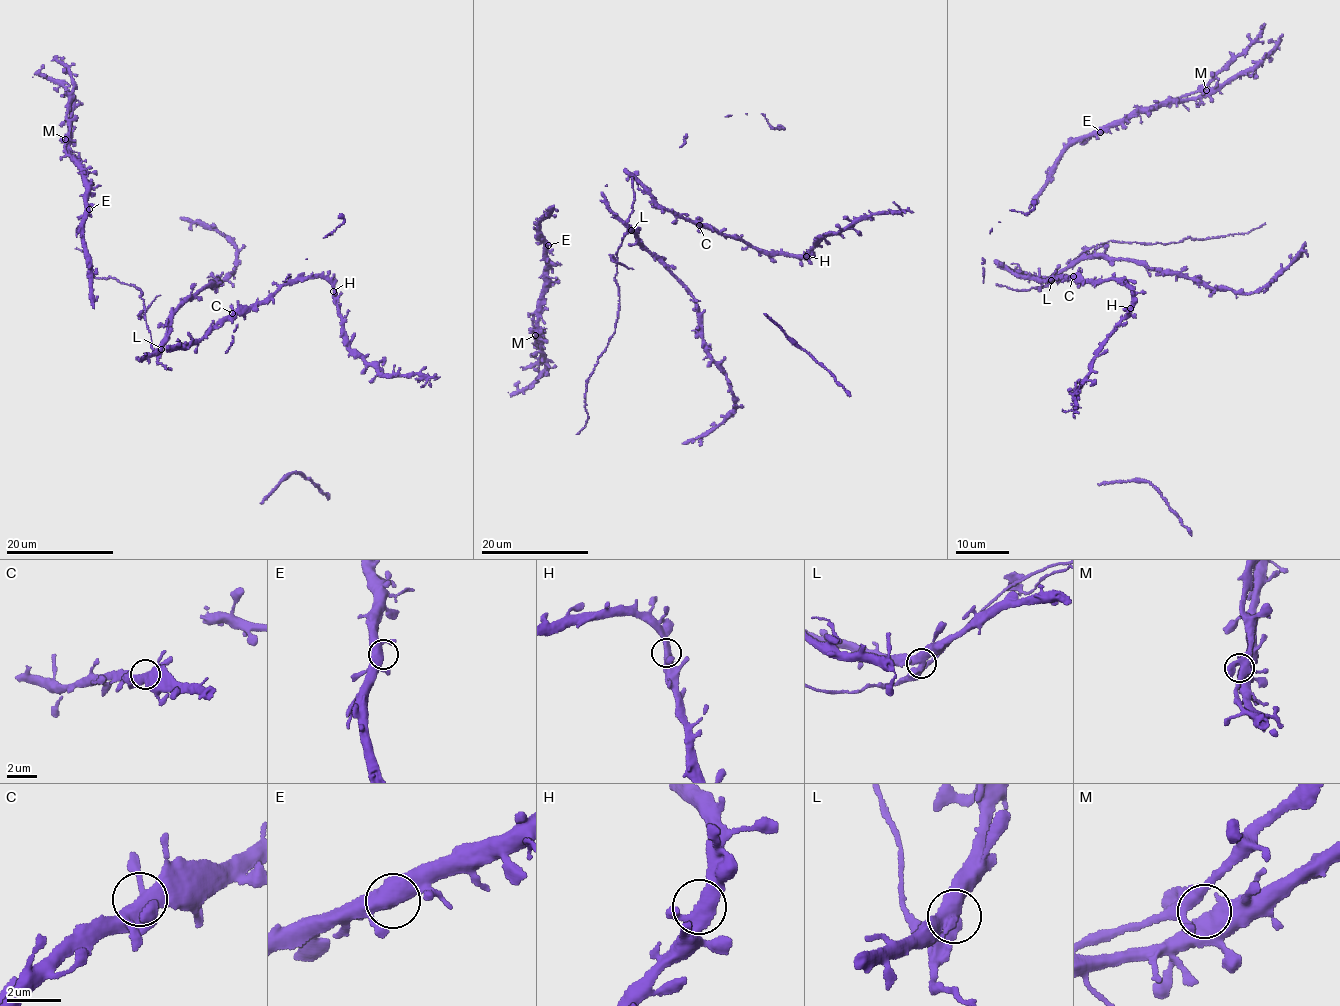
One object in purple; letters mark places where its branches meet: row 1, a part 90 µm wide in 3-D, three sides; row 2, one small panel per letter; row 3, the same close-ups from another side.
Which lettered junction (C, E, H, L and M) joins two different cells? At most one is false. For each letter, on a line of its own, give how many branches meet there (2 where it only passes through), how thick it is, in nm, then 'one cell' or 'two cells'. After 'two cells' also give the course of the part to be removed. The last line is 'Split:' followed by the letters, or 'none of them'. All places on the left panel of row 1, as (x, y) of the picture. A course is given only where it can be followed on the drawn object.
C: 3 | 400 nm | one cell
E: 3 | 440 nm | one cell
H: 3 | 440 nm | one cell
L: 3 | 440 nm | two cells | (161, 348), (158, 353), (152, 348), (140, 289), (109, 277), (95, 277), (87, 263), (88, 255), (75, 248)
M: 3 | 420 nm | one cell
Split: L

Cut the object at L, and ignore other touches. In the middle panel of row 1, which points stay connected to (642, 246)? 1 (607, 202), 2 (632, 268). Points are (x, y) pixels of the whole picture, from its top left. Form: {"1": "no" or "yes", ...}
{"1": "yes", "2": "no"}

